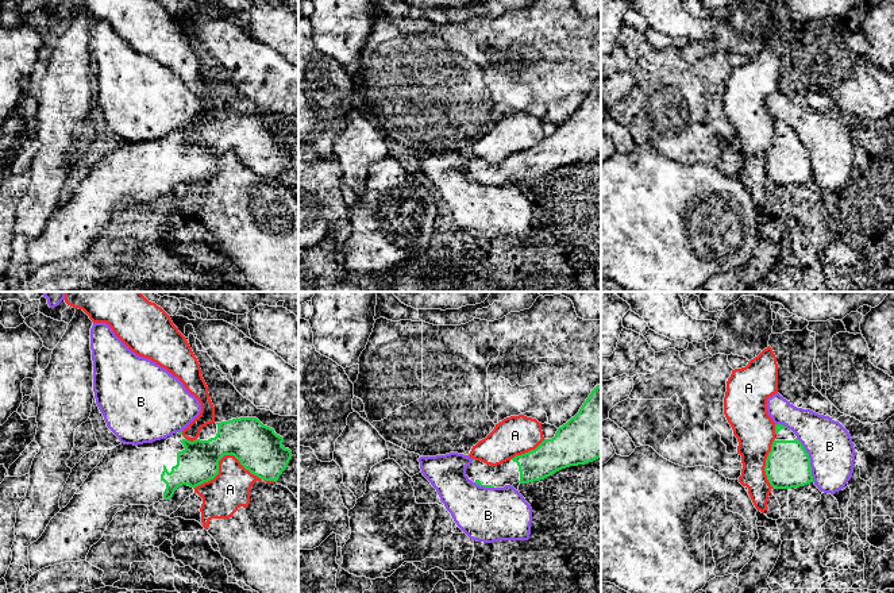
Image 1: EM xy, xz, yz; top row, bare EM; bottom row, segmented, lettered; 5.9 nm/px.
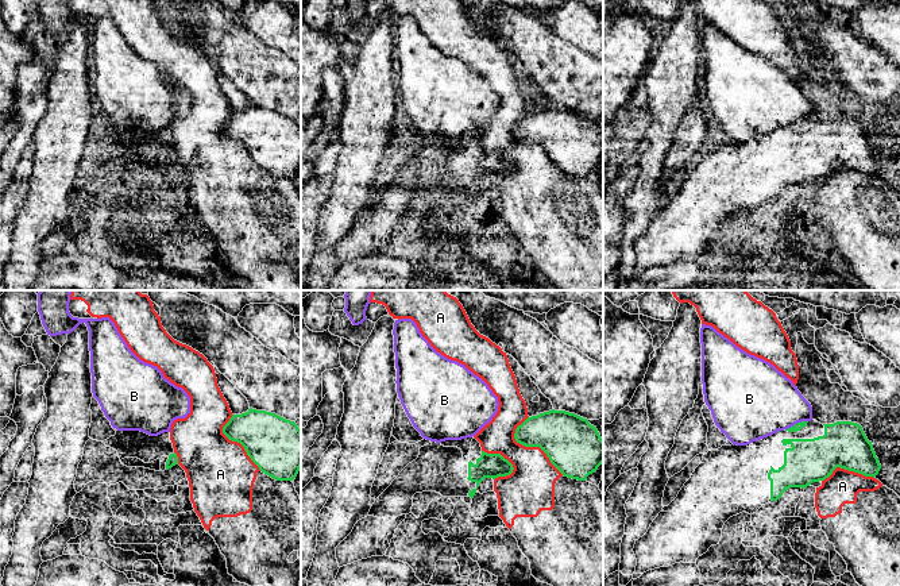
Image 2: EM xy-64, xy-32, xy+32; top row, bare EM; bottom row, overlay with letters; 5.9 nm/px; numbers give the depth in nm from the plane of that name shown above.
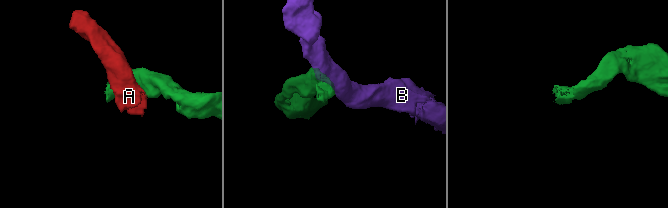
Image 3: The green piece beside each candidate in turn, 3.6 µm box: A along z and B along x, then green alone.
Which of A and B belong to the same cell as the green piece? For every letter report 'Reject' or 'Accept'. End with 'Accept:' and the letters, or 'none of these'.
A: Reject
B: Reject
Accept: none of these

